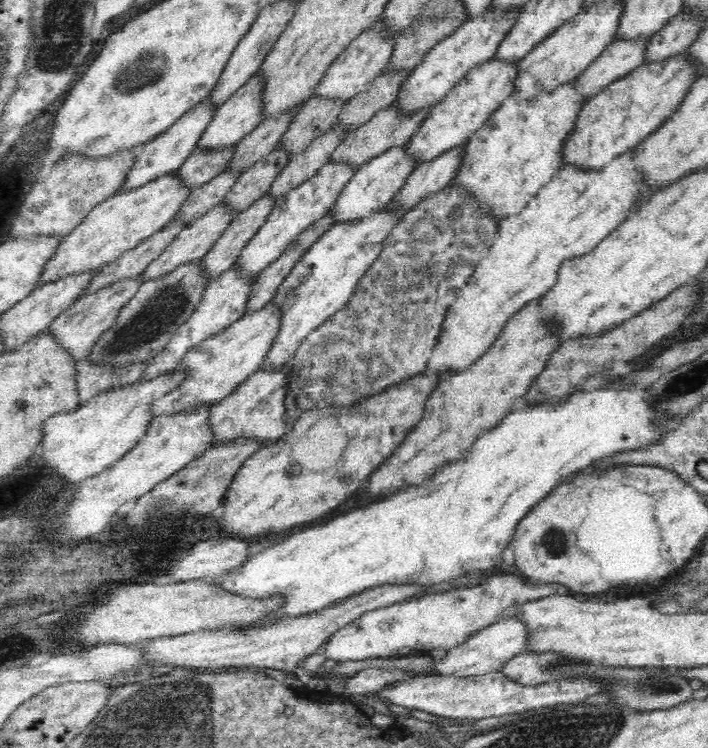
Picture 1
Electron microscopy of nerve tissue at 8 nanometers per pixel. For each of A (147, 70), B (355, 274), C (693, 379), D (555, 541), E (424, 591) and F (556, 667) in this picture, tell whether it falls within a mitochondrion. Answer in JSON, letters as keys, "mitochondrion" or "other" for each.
{"A":"mitochondrion","B":"other","C":"mitochondrion","D":"mitochondrion","E":"other","F":"mitochondrion"}

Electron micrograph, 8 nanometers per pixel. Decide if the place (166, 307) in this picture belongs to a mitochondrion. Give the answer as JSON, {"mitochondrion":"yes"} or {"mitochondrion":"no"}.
{"mitochondrion":"yes"}

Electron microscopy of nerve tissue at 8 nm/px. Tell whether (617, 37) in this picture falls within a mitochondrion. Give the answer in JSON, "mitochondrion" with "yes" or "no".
{"mitochondrion":"no"}

